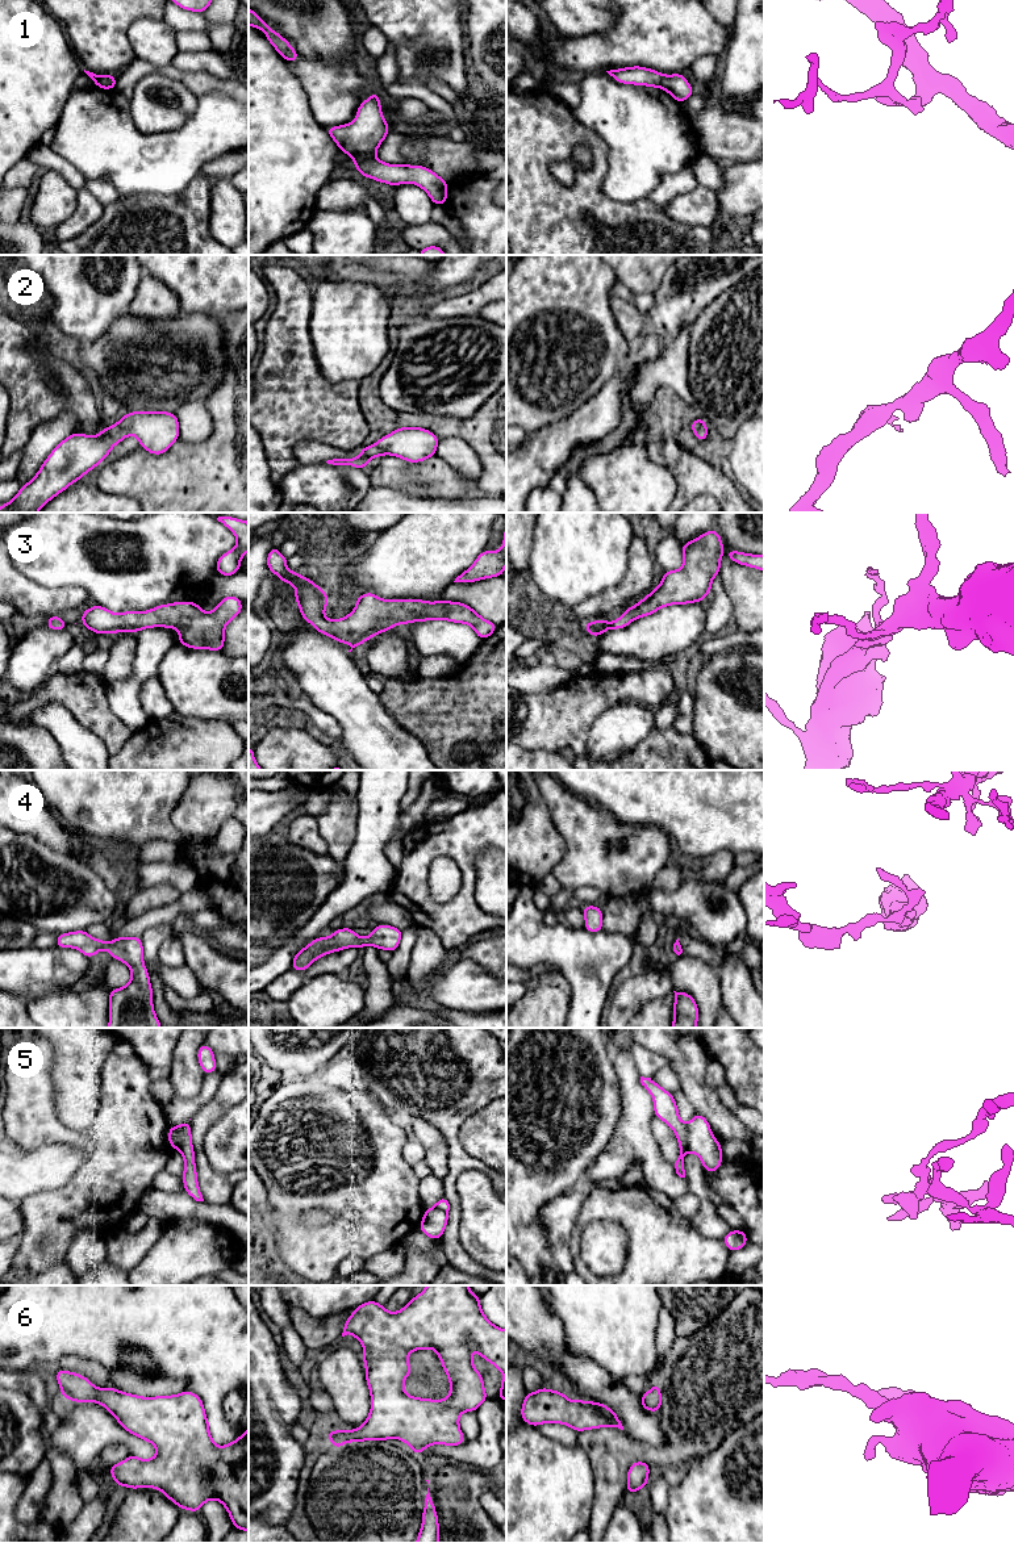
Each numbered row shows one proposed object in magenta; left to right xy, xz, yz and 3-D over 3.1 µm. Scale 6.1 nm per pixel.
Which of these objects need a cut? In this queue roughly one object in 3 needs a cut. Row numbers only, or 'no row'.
1, 5

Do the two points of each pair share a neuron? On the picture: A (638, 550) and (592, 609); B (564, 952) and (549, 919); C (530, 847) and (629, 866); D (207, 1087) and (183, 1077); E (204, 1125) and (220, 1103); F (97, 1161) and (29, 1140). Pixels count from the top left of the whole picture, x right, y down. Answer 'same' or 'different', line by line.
A: same
B: different
C: different
D: different
E: same
F: same

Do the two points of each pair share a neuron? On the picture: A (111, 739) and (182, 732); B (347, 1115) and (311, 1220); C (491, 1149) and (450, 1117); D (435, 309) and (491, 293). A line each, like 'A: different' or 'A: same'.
A: different
B: different
C: different
D: same

